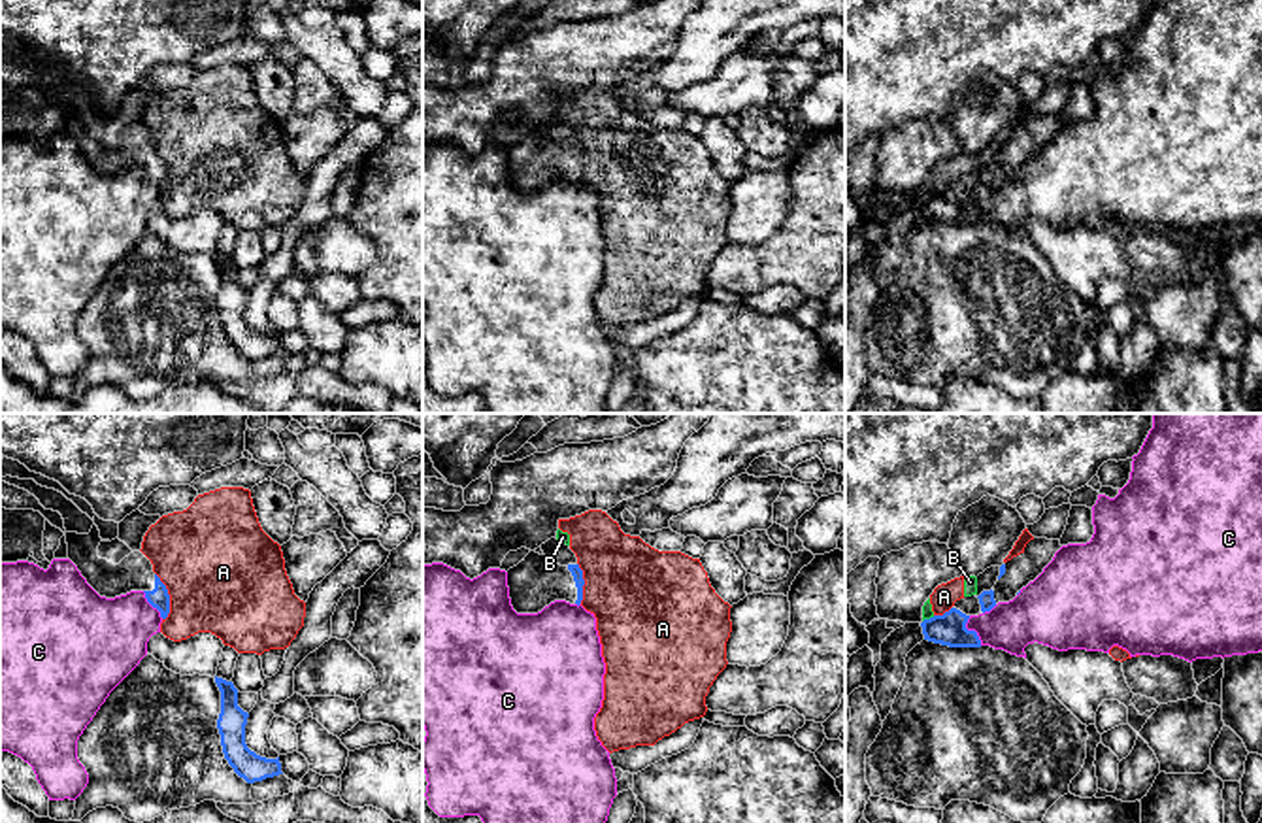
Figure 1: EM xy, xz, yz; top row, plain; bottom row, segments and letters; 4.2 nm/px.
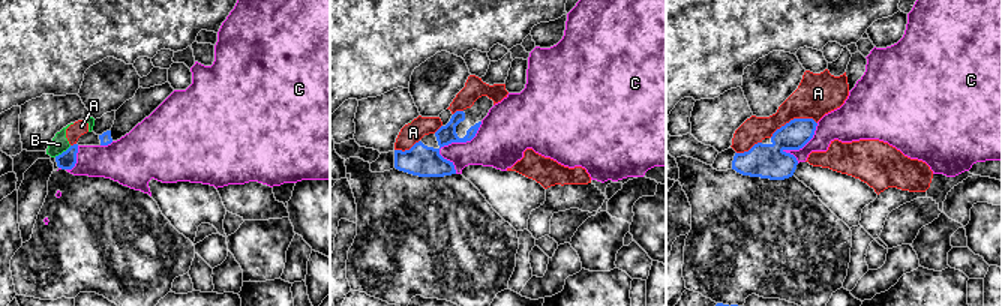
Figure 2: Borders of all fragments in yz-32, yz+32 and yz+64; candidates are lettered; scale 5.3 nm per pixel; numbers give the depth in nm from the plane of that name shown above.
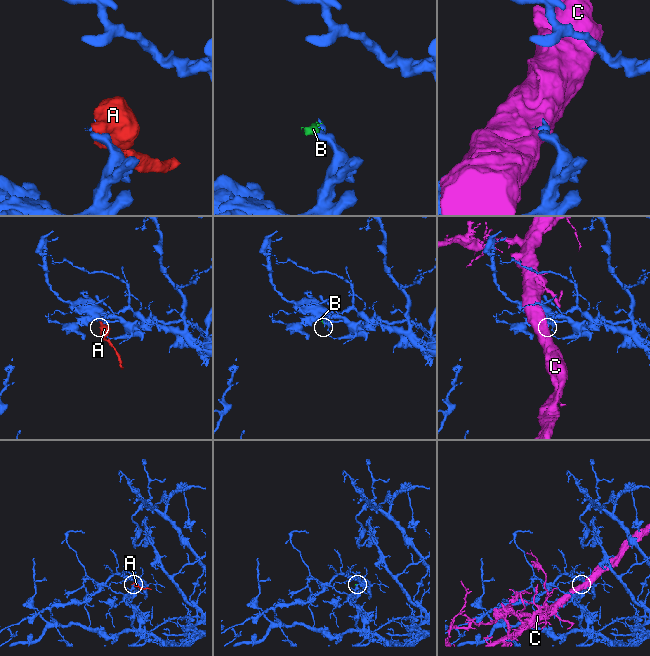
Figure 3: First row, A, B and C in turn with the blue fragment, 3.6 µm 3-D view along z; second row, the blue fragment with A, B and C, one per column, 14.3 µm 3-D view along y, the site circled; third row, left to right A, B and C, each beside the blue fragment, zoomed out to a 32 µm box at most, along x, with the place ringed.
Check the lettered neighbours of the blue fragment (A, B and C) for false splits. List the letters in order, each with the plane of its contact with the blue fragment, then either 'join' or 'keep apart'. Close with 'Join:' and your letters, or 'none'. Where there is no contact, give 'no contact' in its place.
A: xy | keep apart
B: yz | keep apart
C: yz | keep apart
Join: none

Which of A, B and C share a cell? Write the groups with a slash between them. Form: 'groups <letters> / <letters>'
groups A B / C

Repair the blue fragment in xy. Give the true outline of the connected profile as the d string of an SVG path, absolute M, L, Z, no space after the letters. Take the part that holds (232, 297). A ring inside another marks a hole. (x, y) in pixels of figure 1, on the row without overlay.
M217 253L215 260L221 268L221 291L217 296L217 306L228 342L247 361L262 359L266 355L283 351L279 334L266 336L247 325L245 302L249 291L238 283L238 266L234 264L234 260Z

